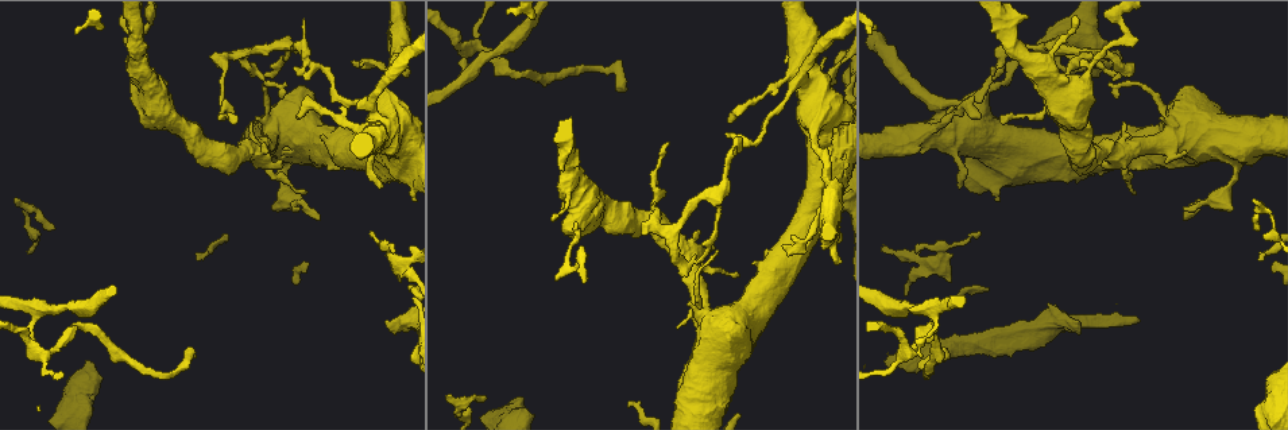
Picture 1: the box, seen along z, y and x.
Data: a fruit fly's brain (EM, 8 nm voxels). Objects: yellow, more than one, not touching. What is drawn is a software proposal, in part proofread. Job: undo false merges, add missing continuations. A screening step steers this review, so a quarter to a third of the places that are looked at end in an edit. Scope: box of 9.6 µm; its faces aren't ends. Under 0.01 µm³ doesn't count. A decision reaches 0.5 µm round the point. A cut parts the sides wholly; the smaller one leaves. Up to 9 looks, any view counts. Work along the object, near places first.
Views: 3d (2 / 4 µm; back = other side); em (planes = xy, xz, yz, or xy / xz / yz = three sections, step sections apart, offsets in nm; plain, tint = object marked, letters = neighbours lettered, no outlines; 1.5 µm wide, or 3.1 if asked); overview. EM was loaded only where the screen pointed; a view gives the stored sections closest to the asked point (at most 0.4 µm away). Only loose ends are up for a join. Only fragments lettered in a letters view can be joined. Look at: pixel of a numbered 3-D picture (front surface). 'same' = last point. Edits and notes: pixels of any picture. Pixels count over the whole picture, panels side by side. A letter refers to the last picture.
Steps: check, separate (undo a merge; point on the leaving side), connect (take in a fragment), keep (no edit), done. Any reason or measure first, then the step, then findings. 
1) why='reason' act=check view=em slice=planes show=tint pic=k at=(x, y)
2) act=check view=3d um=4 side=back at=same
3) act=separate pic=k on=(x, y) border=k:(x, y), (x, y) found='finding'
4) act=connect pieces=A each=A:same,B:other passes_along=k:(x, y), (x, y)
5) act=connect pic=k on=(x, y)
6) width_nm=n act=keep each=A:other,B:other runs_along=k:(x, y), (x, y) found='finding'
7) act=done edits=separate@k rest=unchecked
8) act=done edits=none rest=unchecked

why='free end' act=check view=3d um=4 pic=1 at=(281, 159)

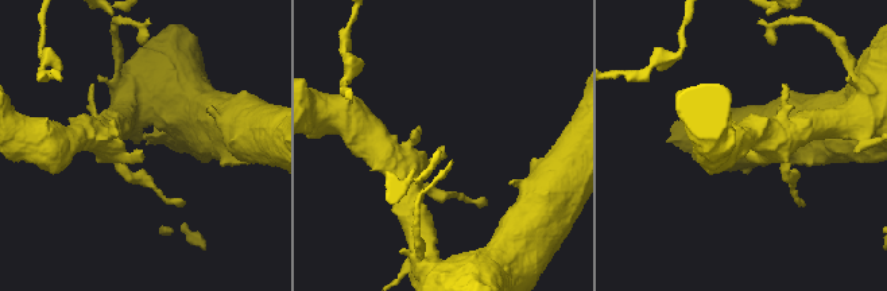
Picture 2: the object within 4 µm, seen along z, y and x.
act=check view=em slice=planes show=letters pic=2 at=(444, 147)

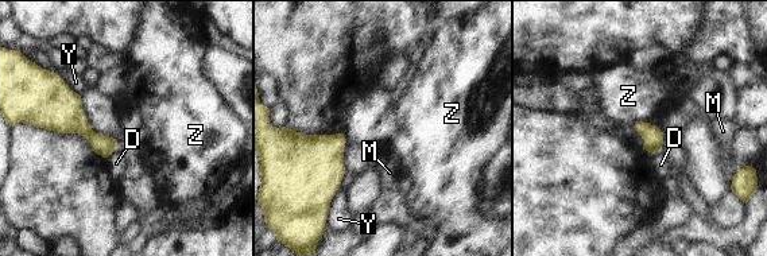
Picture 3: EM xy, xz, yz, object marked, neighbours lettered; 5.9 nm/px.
act=keep each=D:other,M:other,Y:other,Z:other border=3:(655, 125), (663, 134) found='no lettered fragment goes on from it'

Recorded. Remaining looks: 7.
act=check view=em slice=xy step=4 show=letters pic=1 at=(392, 249)

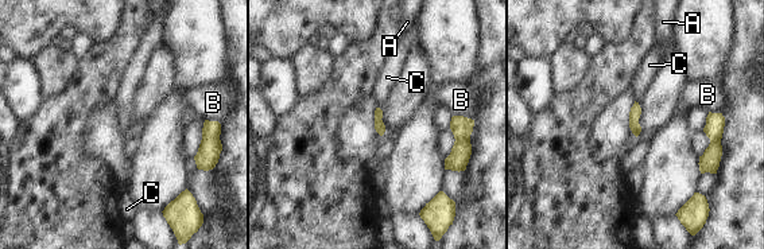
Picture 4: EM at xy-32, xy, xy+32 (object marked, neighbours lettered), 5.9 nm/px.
why='another direction' act=check view=em slice=planes show=letters at=same

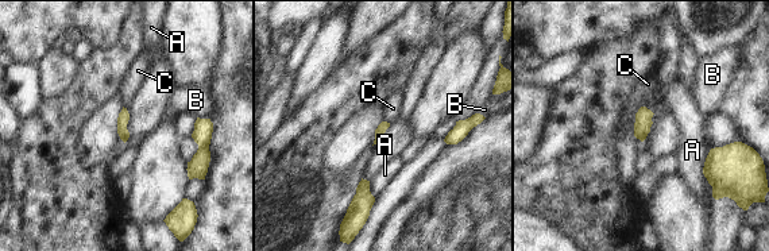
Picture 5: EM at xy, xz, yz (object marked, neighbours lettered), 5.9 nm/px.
act=keep each=A:other,B:other,C:other border=5:(641, 105), (634, 119) found='no lettered fragment goes on from it'

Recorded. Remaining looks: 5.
why='sharp bend' act=check view=3d um=2 pic=1 at=(186, 363)

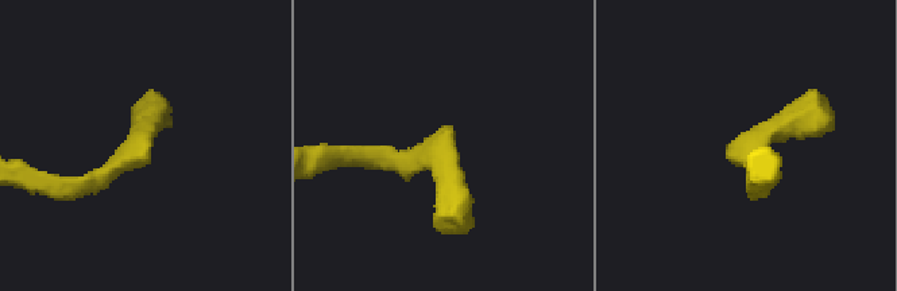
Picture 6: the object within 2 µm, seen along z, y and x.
act=check view=em um=3.1 slice=planes show=tint pic=6 at=(753, 145)

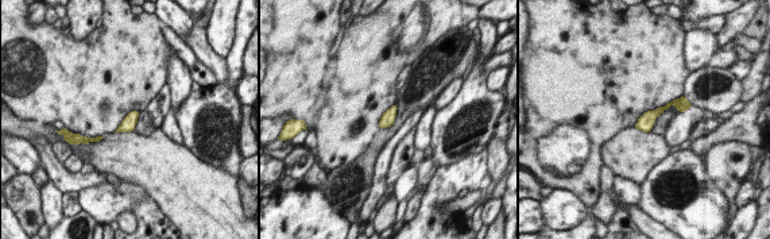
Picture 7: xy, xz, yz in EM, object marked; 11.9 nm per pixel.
act=check view=em um=3.1 slice=planes show=letters at=same

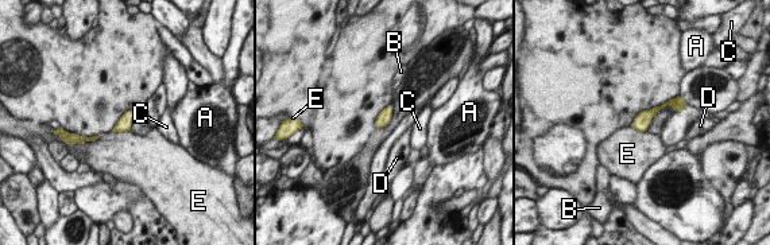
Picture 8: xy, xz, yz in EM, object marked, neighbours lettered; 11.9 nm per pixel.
width_nm=160 act=keep each=A:other,B:other,C:other,D:other,E:other runs_along=8:(680, 107), (666, 102), (637, 125) found='one neuron here'

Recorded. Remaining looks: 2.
why='abrupt turn' act=check view=em slice=xy step=8 show=tint pic=1 at=(464, 53)

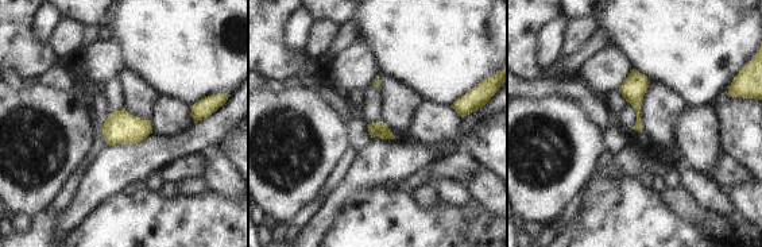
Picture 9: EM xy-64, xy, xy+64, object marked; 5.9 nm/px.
why='another direction' act=check view=em slice=planes show=letters at=same

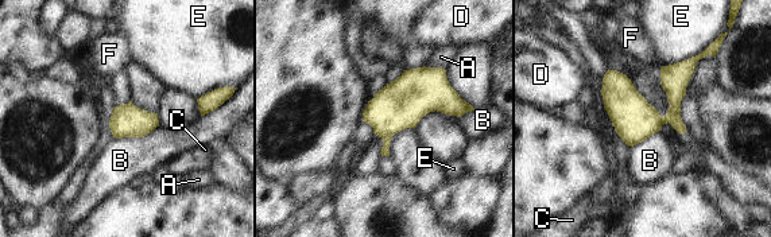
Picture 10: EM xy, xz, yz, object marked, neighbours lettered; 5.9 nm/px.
width_nm=200 act=separate pic=10 on=(386, 140) each=A:other,B:other,C:other,D:other,E:other,F:other border=10:(390, 136), (382, 138) found='a second neuron is stuck on'

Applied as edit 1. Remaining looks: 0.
act=done edits=separate@10 rest=unchecked

